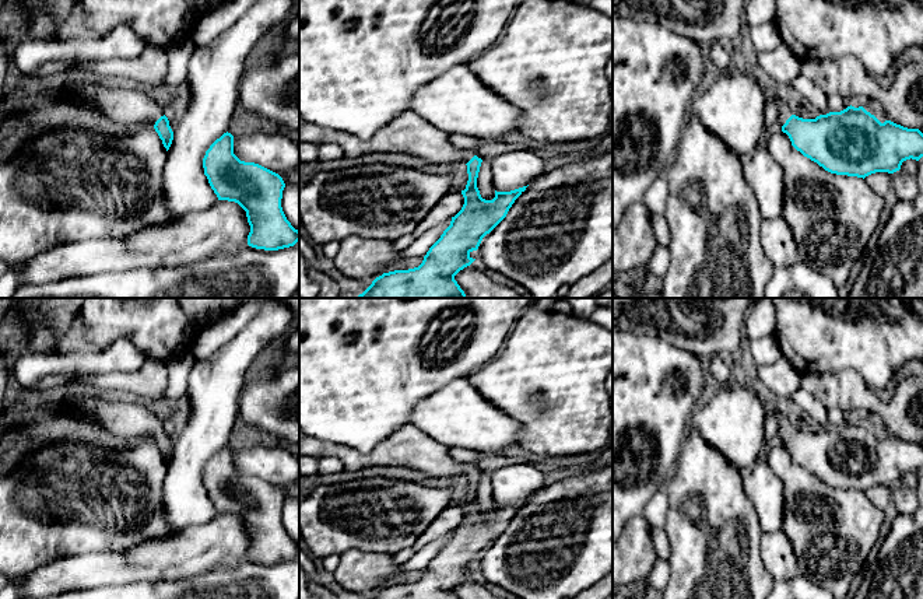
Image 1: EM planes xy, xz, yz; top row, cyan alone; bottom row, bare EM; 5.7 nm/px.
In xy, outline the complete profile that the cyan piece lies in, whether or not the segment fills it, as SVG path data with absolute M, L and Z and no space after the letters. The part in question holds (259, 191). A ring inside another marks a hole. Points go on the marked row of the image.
M224 133L206 151L204 175L218 200L238 203L248 217L248 245L278 251L294 246L299 231L287 220L282 207L282 178L255 162L241 161L234 154L234 136Z

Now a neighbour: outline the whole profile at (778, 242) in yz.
M783 217L762 220L761 246L775 267L790 267L799 262L799 249Z

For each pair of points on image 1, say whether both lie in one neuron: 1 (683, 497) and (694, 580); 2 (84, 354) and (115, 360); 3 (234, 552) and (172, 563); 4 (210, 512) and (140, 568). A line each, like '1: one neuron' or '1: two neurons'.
1: one neuron
2: one neuron
3: one neuron
4: two neurons

